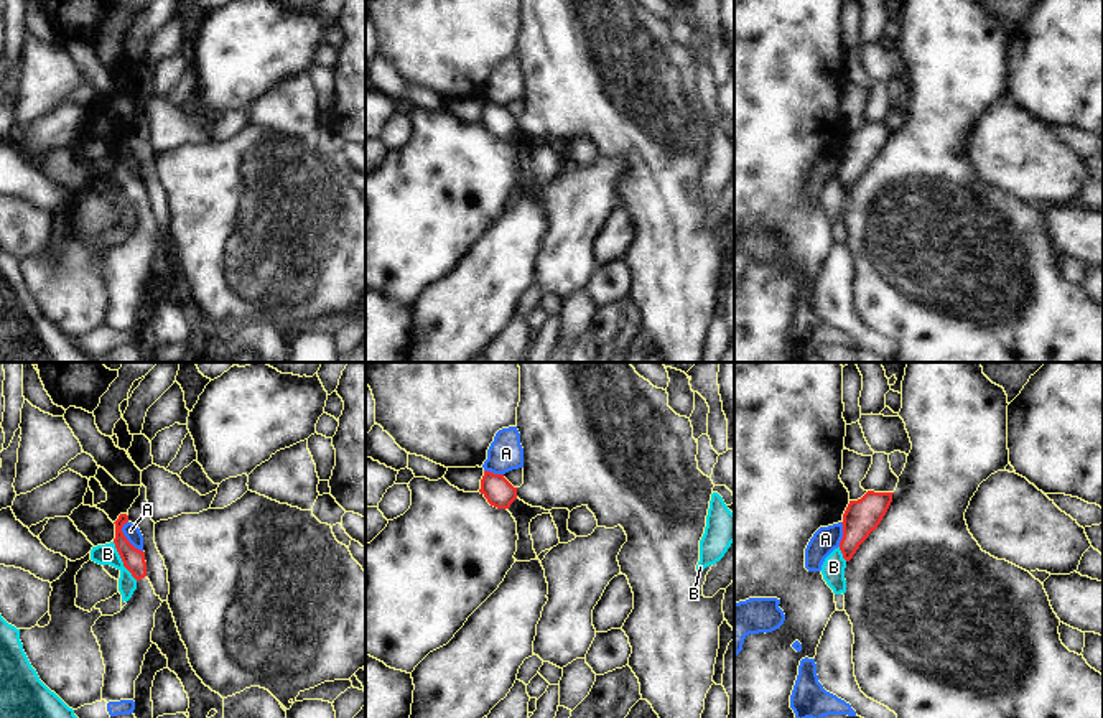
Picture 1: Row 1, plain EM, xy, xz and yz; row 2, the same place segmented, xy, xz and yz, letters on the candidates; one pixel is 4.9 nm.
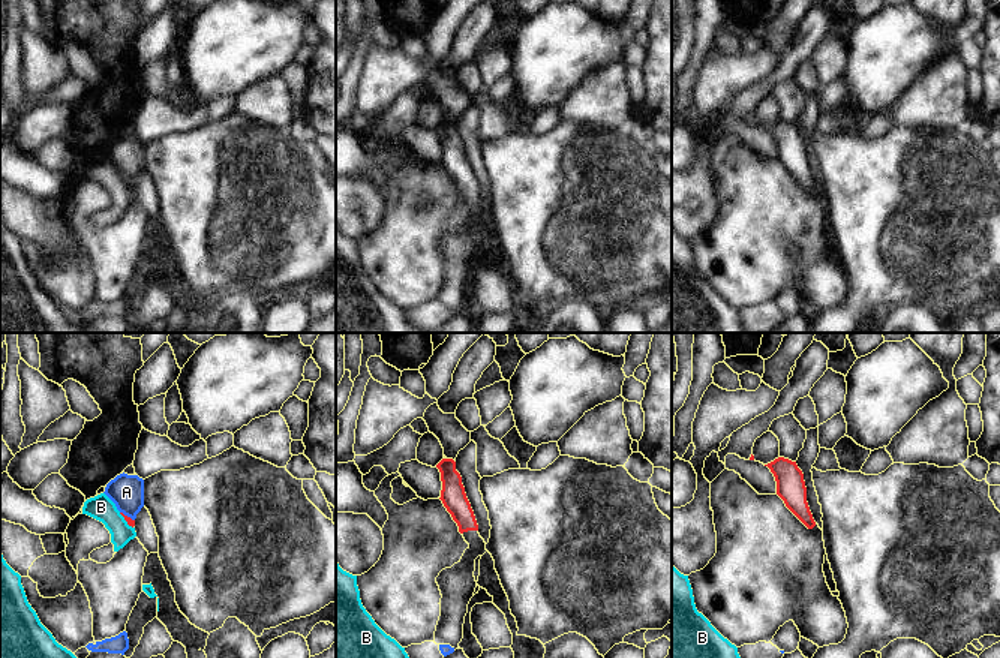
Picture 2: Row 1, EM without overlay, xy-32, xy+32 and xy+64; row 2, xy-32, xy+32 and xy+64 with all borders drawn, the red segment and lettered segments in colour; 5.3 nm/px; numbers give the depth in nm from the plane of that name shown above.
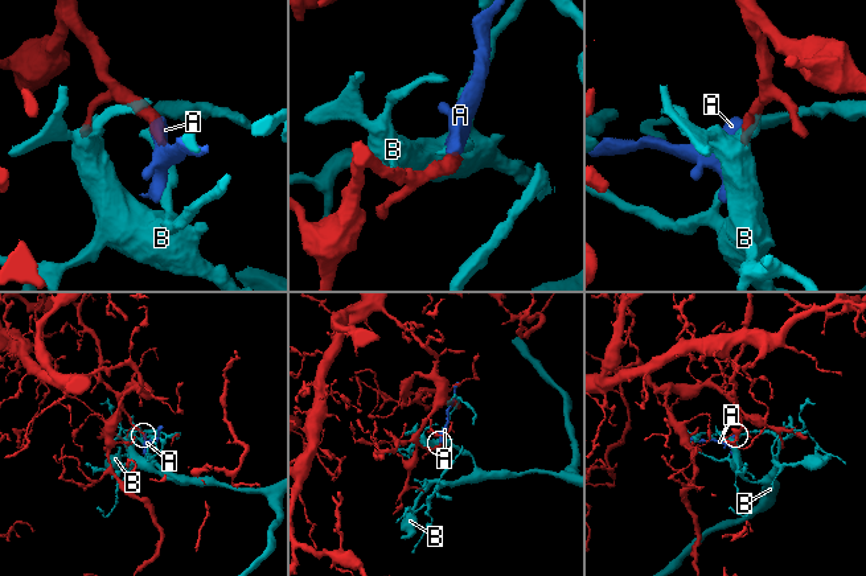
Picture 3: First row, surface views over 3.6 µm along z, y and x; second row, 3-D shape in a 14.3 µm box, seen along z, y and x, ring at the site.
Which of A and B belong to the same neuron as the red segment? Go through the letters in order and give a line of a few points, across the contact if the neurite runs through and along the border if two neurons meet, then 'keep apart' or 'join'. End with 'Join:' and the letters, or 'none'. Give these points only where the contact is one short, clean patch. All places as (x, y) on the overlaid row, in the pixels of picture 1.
A: line xy (124, 522), (122, 534), (142, 552); keep apart
B: line xy (112, 542), (122, 565), (137, 580); keep apart
Join: none

